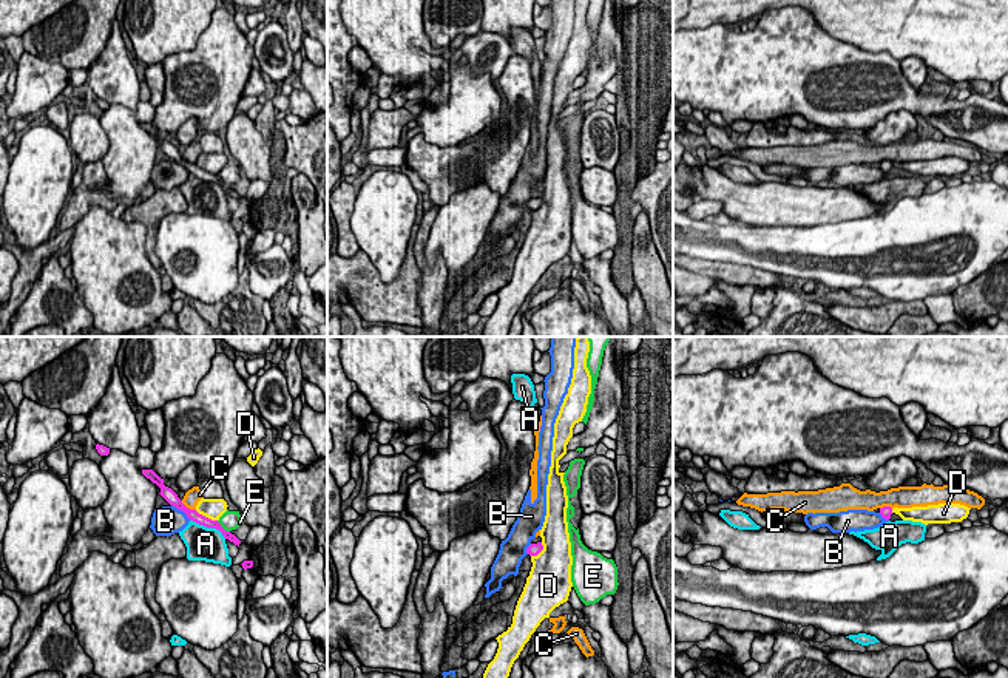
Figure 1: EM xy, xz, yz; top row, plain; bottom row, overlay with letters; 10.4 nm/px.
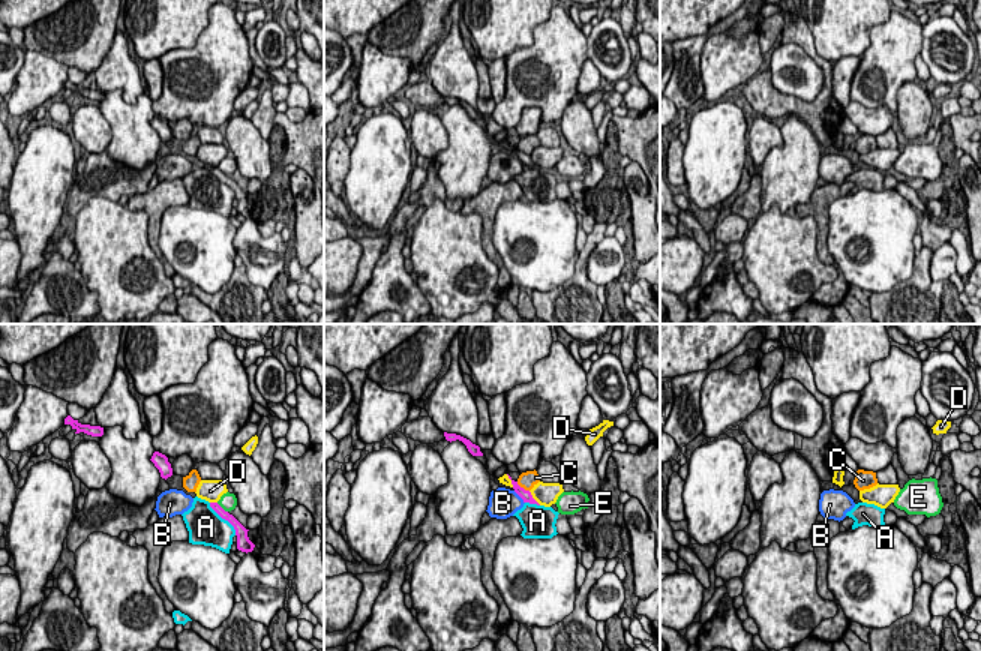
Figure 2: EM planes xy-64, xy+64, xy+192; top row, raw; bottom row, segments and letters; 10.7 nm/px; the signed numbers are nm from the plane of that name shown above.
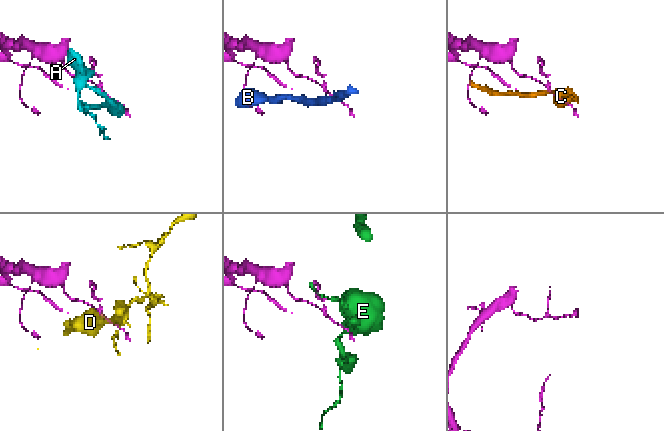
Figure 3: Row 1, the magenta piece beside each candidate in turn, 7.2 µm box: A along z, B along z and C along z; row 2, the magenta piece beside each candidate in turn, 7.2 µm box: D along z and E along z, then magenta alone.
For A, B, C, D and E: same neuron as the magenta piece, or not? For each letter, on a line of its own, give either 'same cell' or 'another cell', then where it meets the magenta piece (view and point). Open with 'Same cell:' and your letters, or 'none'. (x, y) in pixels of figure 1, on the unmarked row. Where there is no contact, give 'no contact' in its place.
Same cell: none
A: another cell | xy (209, 181)
B: another cell | xy (181, 164)
C: another cell | xy (189, 162)
D: another cell | xy (204, 170)
E: another cell | xy (221, 181)

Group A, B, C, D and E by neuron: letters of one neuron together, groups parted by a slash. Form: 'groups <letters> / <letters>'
groups A / B C / D / E

